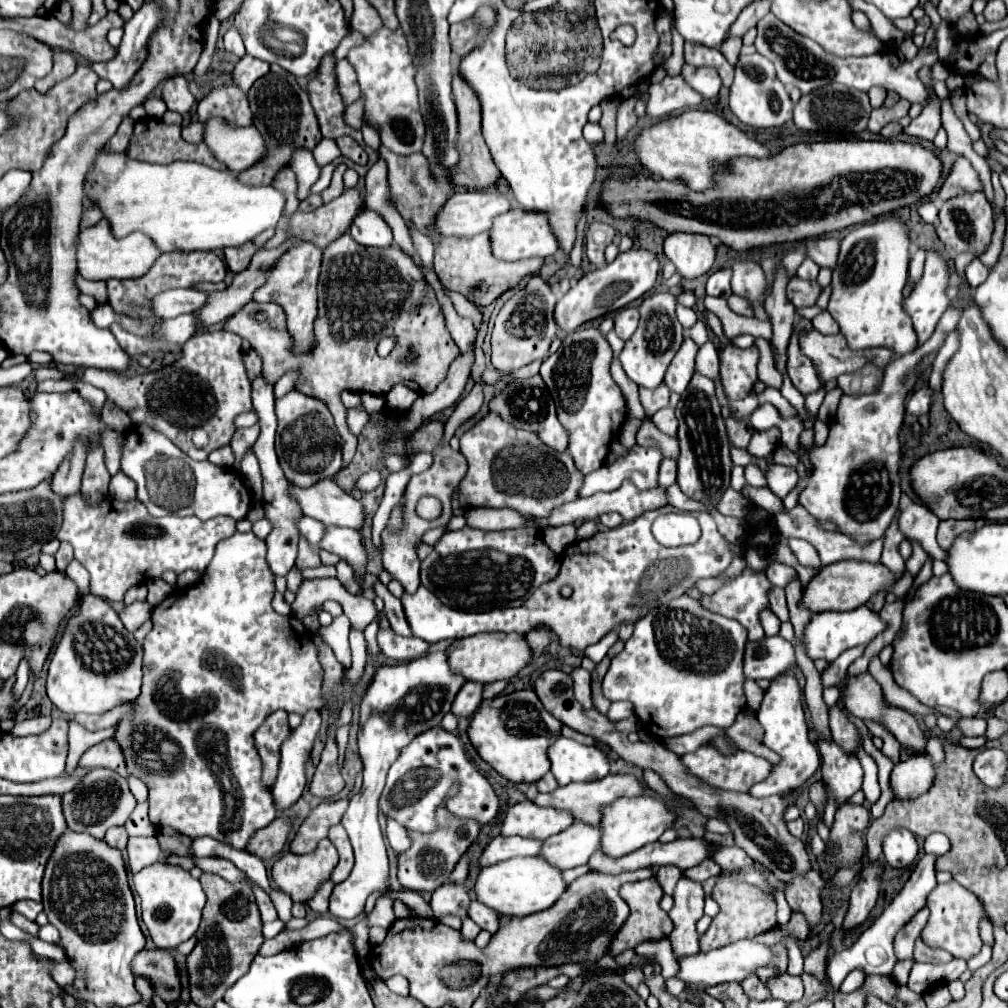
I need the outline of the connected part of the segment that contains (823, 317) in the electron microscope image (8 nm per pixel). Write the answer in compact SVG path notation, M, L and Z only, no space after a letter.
M824 310L822 314L818 314L814 320L812 320L812 324L814 324L814 328L820 332L820 334L836 334L840 328L838 328L838 324L836 324L836 320Z

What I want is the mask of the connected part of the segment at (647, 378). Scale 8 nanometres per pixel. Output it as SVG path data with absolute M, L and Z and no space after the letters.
M658 292L648 296L638 306L640 324L638 324L638 352L630 352L630 358L620 358L624 372L630 380L644 388L656 388L666 374L676 350L682 344L682 324L676 316L676 298L670 292Z

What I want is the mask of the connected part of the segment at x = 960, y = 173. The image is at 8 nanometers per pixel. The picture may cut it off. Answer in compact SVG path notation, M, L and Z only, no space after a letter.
M958 156L956 162L952 164L952 170L946 176L942 188L938 190L938 202L948 200L956 194L964 194L968 190L982 190L982 184L980 184L978 174L972 168L972 164L966 158Z

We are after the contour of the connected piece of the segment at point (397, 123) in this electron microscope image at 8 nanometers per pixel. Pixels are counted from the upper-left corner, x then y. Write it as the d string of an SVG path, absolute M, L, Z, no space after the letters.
M384 26L382 30L378 30L370 38L366 38L362 46L352 48L346 58L356 68L360 90L366 96L366 114L364 114L364 118L380 132L382 144L386 148L390 148L392 152L404 154L404 156L420 152L422 144L424 144L424 130L426 128L424 128L424 120L422 120L420 110L418 110L418 88L416 88L416 82L414 82L414 66L412 66L412 58L408 54L408 44L406 44L406 38L404 38L402 30L398 28L396 32L392 32Z

